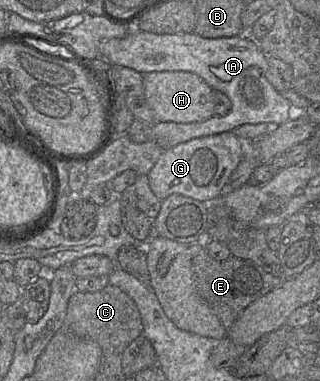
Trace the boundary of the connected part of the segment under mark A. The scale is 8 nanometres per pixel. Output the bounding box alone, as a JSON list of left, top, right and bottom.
[99,29,294,149]

